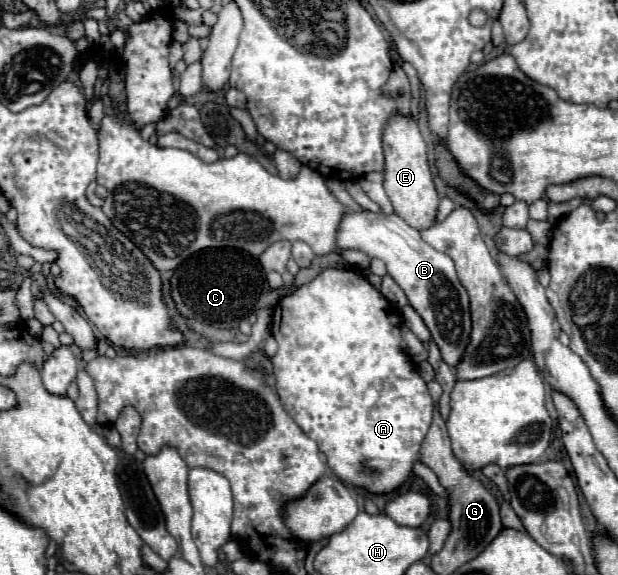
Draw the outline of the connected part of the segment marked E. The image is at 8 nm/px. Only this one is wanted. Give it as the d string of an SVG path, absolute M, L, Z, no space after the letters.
M403 115L391 117L383 133L383 151L385 151L385 191L393 203L395 213L417 231L429 229L437 221L439 195L427 163L427 145L419 133L417 123Z

